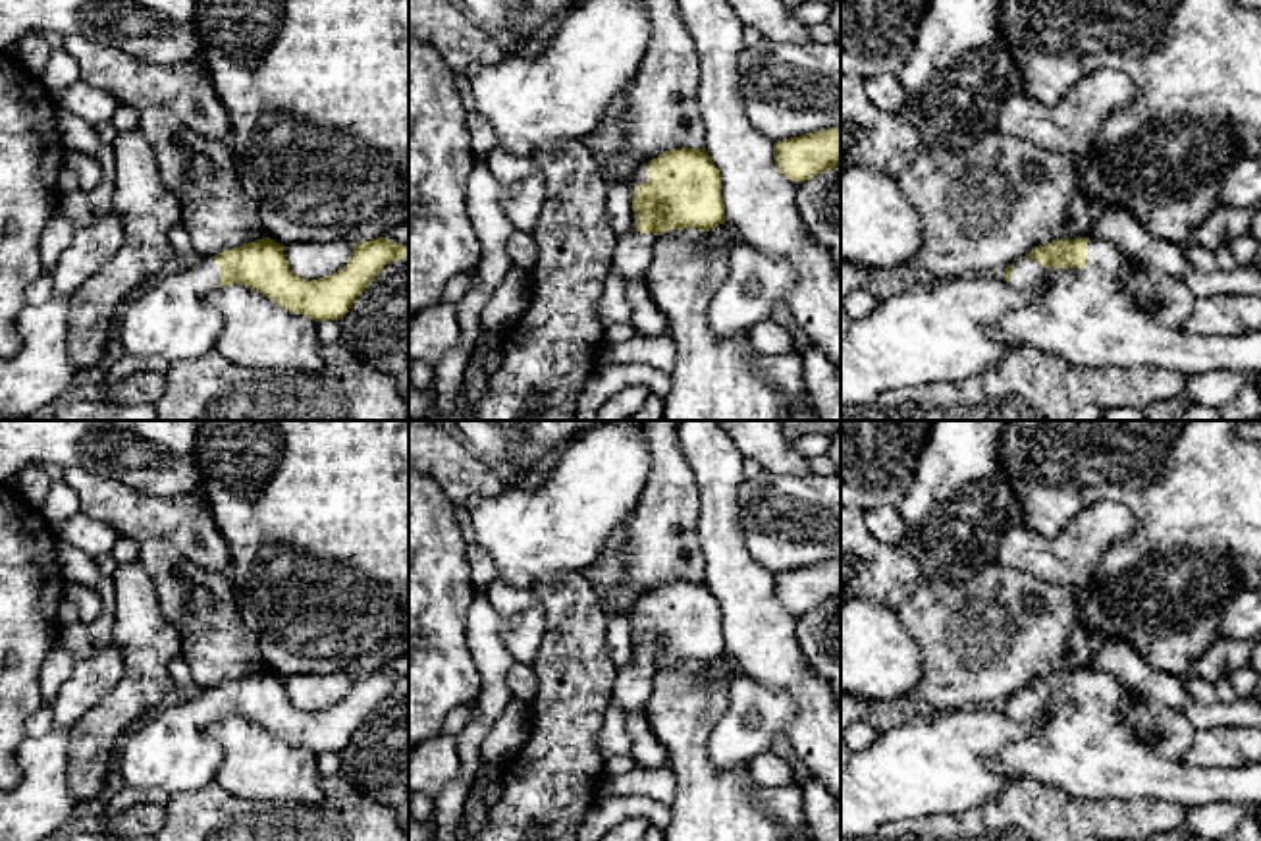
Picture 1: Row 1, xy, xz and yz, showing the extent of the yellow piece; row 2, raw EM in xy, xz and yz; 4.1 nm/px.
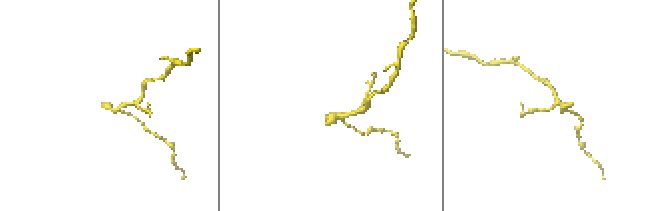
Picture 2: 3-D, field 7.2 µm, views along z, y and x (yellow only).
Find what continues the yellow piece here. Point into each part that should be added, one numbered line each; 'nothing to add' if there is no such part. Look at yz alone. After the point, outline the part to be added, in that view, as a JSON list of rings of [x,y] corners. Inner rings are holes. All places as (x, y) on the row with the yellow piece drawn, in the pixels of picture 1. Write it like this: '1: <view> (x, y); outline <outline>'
1: yz (1092, 317); outline [[[1089,239],[1082,268],[1045,268],[1020,258],[1006,284],[1033,295],[1026,307],[987,328],[995,341],[1059,355],[1076,366],[1161,366],[1182,376],[1232,370],[1261,378],[1261,330],[1201,338],[1163,326],[1157,312],[1141,307],[1143,299],[1155,295],[1155,282],[1109,241]]]

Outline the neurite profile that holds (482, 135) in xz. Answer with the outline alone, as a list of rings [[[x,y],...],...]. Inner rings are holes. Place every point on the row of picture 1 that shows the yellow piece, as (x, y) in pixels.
[[[469,110],[469,133],[470,133],[470,149],[476,158],[484,158],[492,149],[497,147],[496,129],[478,114]]]

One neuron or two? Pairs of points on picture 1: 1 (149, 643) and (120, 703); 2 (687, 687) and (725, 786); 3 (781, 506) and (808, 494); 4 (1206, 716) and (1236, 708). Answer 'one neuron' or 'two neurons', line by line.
1: one neuron
2: one neuron
3: one neuron
4: one neuron

